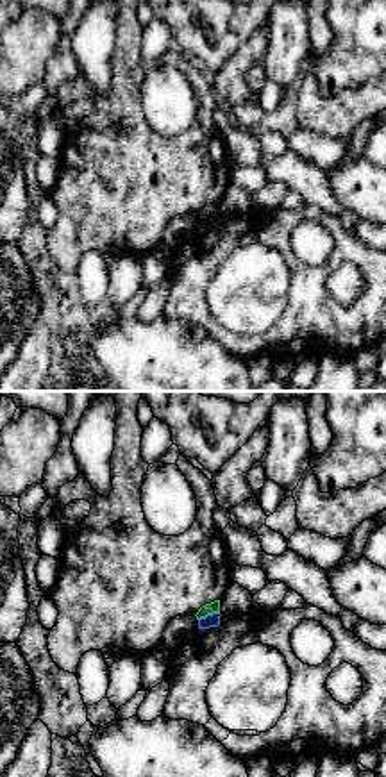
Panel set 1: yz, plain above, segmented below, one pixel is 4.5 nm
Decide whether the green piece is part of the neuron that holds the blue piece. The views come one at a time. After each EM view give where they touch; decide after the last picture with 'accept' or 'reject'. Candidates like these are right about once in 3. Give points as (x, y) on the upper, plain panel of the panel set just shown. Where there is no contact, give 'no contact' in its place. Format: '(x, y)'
(208, 215)

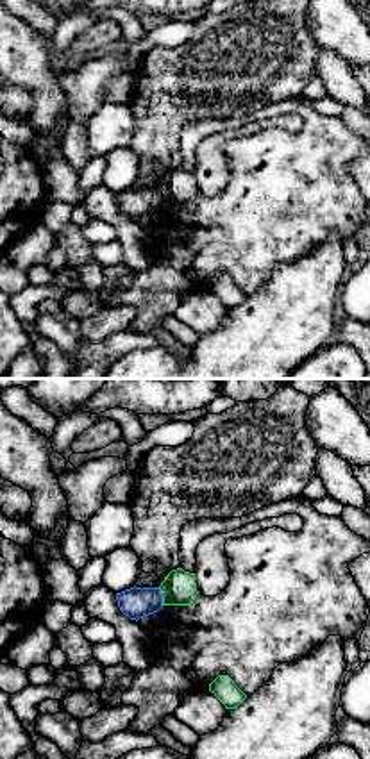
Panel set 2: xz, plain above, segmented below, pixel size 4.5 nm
(161, 197)

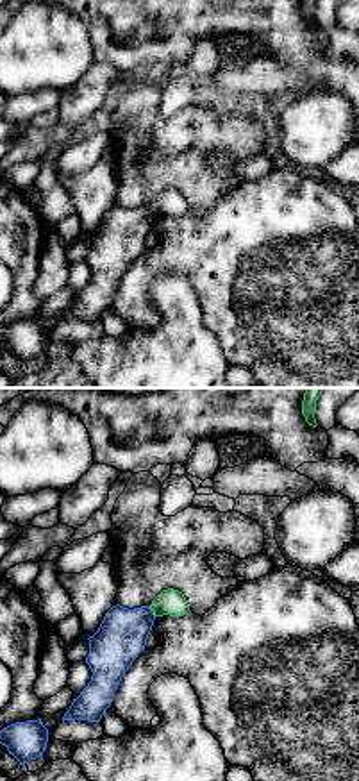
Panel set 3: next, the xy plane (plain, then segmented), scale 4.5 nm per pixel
(152, 211)

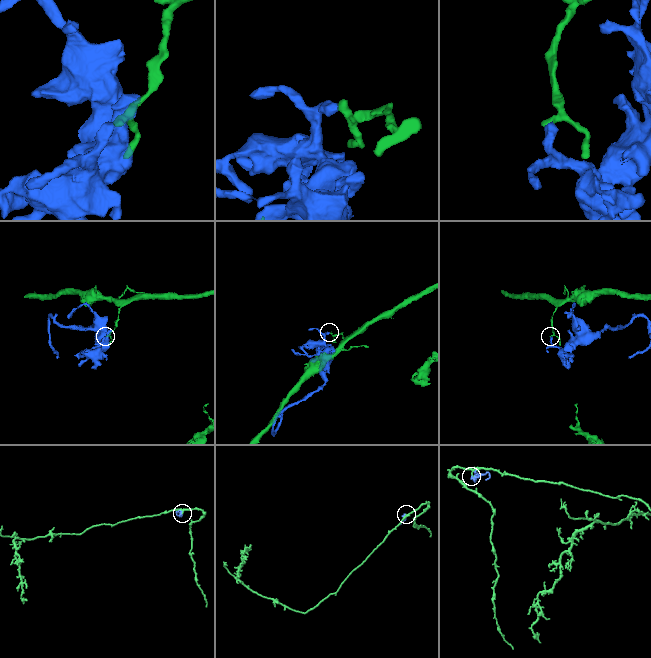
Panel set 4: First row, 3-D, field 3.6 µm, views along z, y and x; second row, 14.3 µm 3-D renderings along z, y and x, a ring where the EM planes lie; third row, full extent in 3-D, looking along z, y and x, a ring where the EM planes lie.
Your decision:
reject

